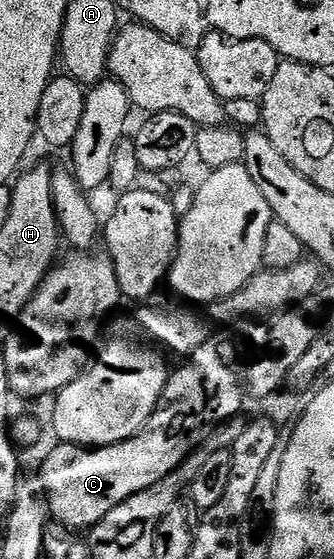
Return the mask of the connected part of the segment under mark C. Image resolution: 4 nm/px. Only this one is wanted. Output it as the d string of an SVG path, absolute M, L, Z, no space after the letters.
M242 320L237 323L238 335L211 333L196 352L185 359L178 371L171 373L166 380L166 387L160 396L157 408L144 424L142 431L123 442L111 446L87 448L69 444L55 445L55 450L42 462L41 493L46 499L48 514L57 525L75 532L86 532L94 527L112 508L124 504L132 496L152 488L156 480L164 480L168 472L182 465L182 461L220 426L226 425L231 418L237 418L242 411L242 390L244 394L244 374L238 371L238 346L245 342L266 342L268 330L264 325L257 326L257 321Z

